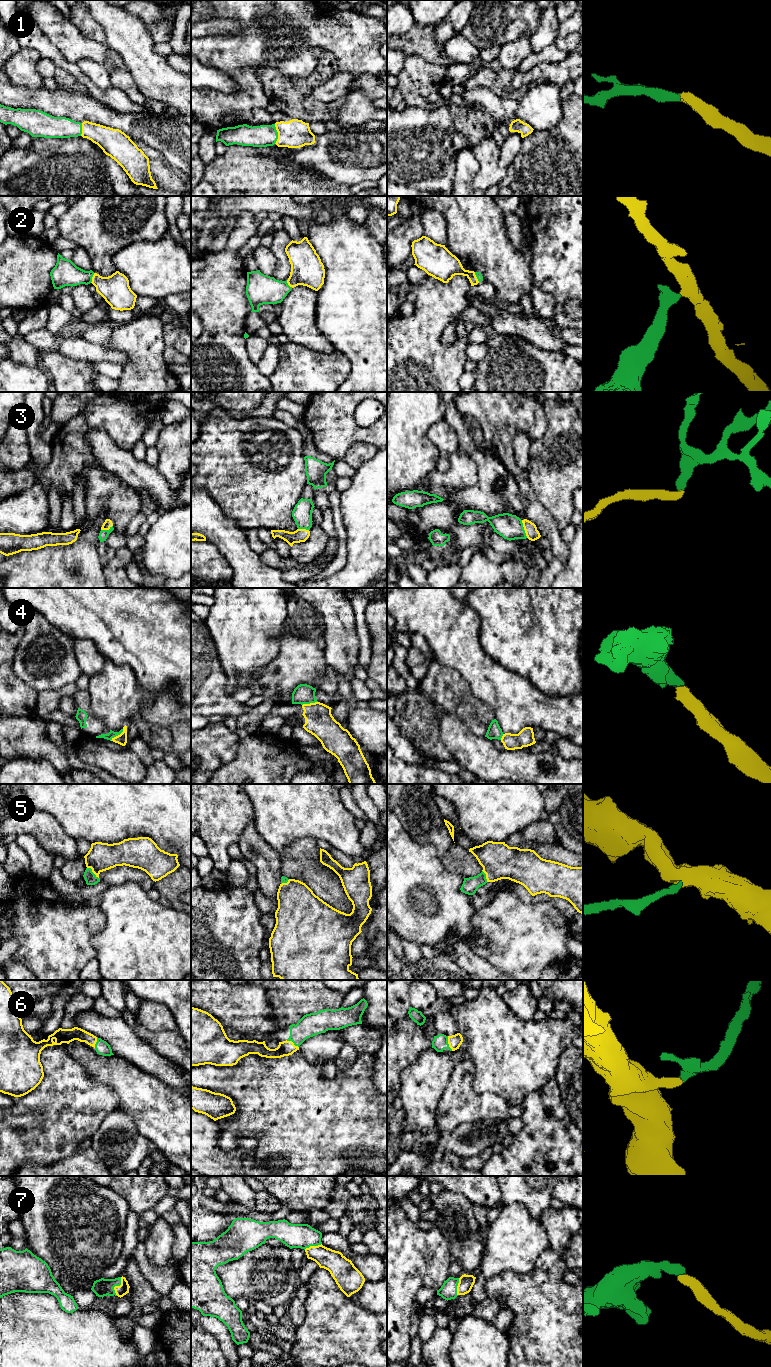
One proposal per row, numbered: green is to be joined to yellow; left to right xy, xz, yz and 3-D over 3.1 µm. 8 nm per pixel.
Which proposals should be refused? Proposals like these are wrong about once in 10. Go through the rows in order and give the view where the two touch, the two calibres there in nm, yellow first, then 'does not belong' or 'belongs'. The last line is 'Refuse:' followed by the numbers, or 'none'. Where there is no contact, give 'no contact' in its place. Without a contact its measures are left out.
1: meets yellow in xz; 220 nm thick on the yellow side, 180 nm on the other; belongs
2: meets yellow in xy; 240 nm thick on the yellow side, 200 nm on the other; belongs
3: meets yellow in yz; 100 nm thick on the yellow side, 200 nm on the other; belongs
4: meets yellow in xy; 90 nm thick on the yellow side, 60 nm on the other; belongs
5: meets yellow in xy; 220 nm thick on the yellow side, 90 nm on the other; belongs
6: meets yellow in yz; 110 nm thick on the yellow side, 120 nm on the other; belongs
7: meets yellow in xy; 90 nm thick on the yellow side, 140 nm on the other; belongs
Refuse: none

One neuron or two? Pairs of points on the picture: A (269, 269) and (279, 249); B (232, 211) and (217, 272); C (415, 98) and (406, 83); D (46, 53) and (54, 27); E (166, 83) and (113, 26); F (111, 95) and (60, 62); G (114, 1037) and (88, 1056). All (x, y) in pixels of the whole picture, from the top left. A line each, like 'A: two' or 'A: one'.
A: two
B: two
C: one
D: two
E: one
F: one
G: two

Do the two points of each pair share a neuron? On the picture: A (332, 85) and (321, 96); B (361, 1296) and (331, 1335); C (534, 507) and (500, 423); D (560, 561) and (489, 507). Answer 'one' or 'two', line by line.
A: one
B: two
C: one
D: two

